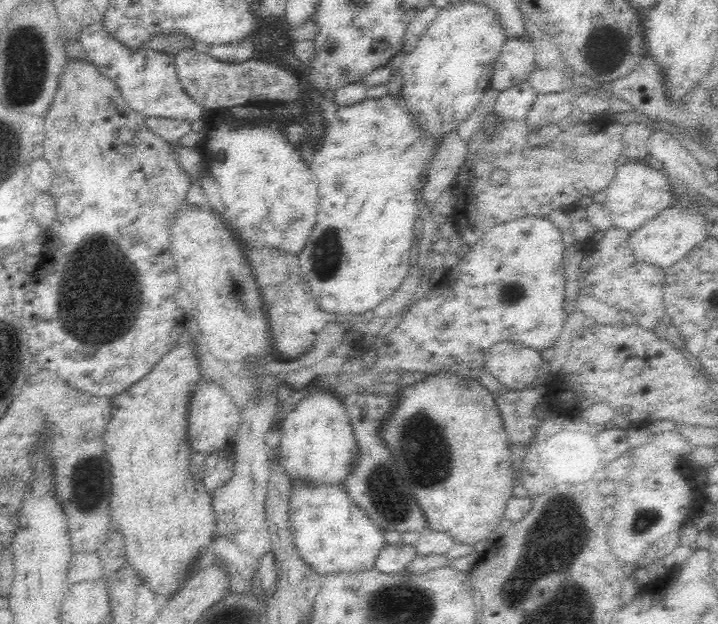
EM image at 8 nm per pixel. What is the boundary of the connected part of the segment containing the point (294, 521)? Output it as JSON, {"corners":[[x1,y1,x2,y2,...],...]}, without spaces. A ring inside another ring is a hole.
{"corners":[[290,479,288,488,290,533,300,557,317,574,370,570,376,555,392,540,371,518,360,510,340,484]]}

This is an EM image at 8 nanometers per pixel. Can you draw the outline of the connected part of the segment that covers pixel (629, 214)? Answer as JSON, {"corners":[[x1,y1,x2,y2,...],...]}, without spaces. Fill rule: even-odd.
{"corners":[[635,158,627,159,620,166,616,178,605,190,601,200,610,212,613,227,628,233,642,229,646,222,655,218,662,210,669,208,674,203,669,176,659,172,655,166,649,168,649,166,640,163,640,160]]}

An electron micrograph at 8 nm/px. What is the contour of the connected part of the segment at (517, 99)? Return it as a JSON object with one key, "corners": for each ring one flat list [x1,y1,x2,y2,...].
{"corners":[[526,80,492,96,493,111,501,118,516,121,520,119,526,120,536,95,537,92,534,92,534,88]]}

